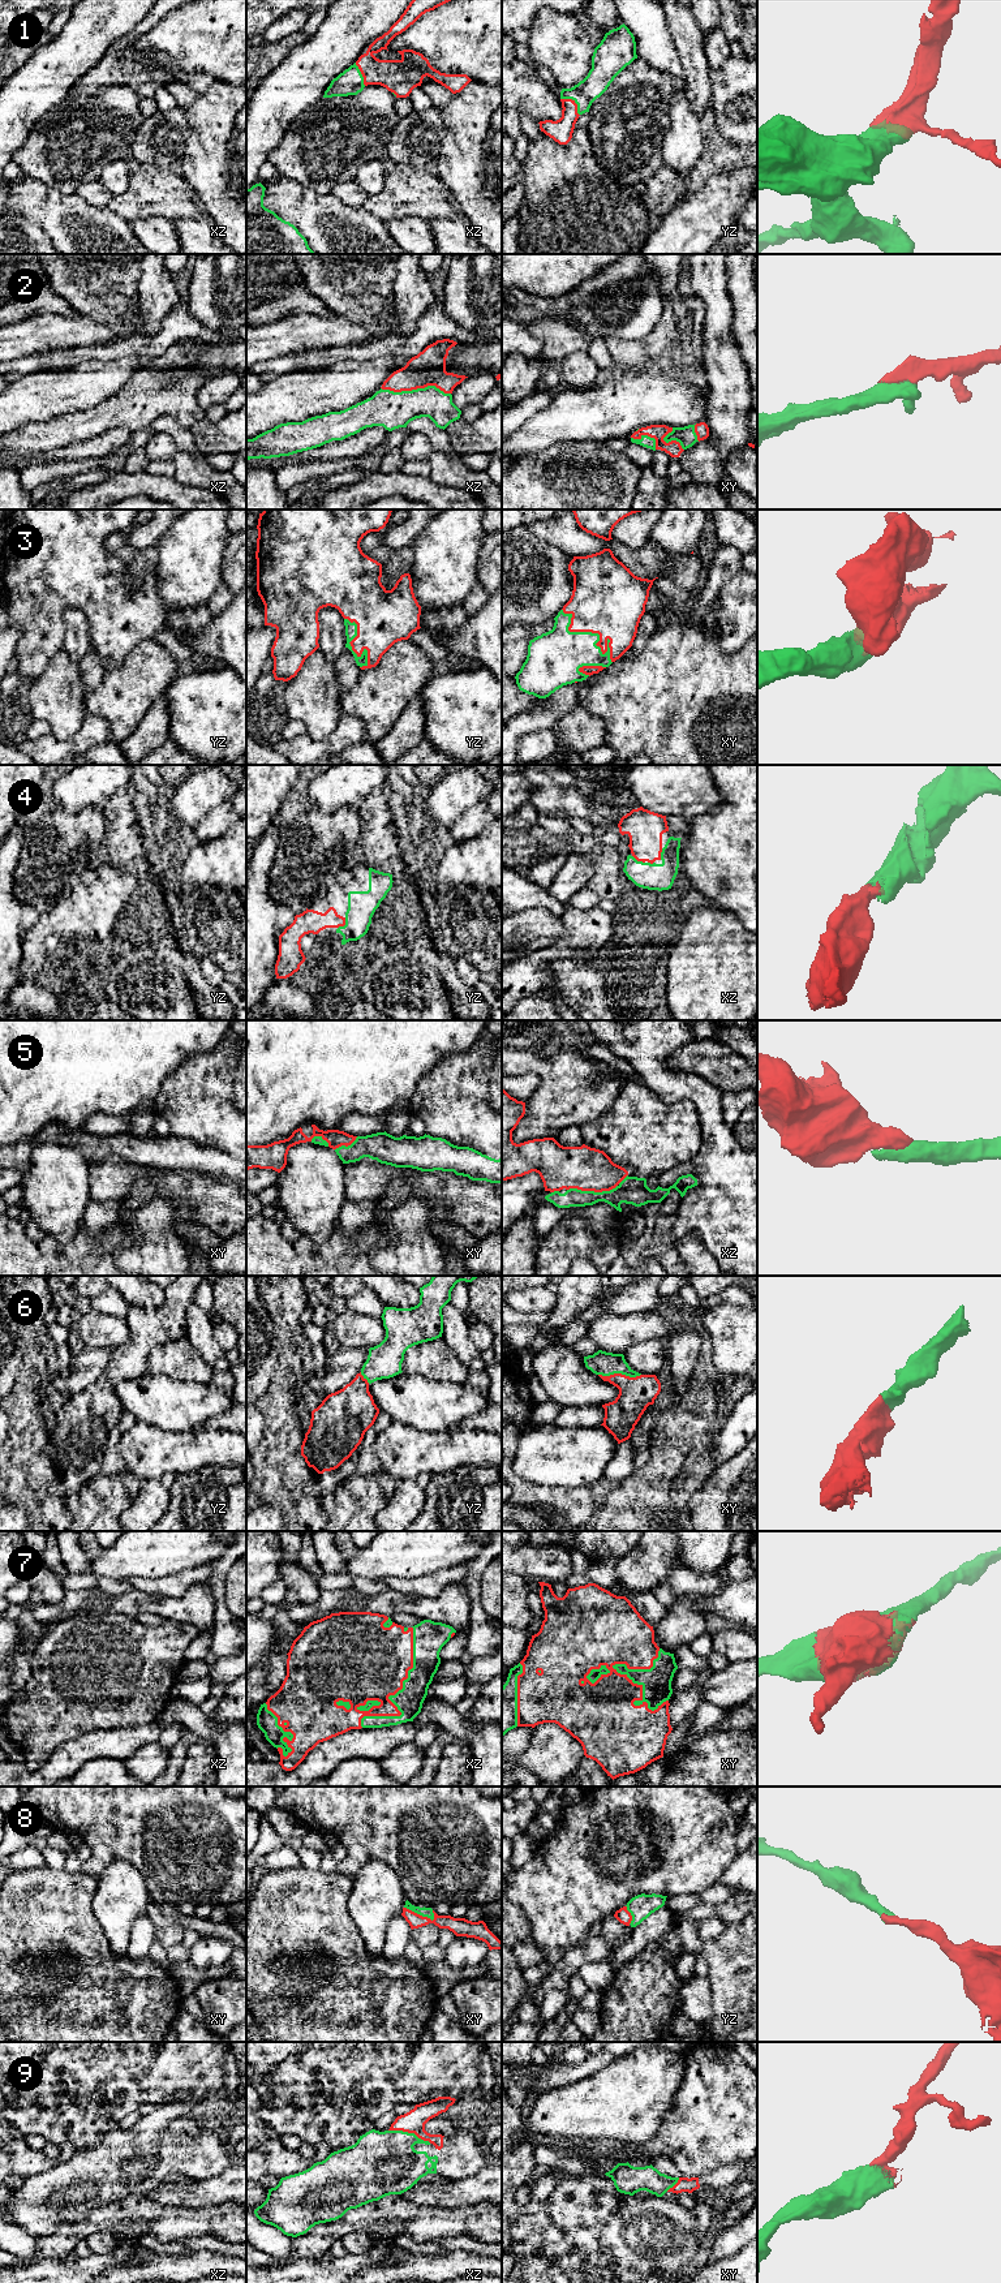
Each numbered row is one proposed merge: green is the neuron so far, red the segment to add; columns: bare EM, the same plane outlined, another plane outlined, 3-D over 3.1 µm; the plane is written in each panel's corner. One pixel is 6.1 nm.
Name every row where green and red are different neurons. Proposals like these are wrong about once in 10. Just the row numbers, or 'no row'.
no row

